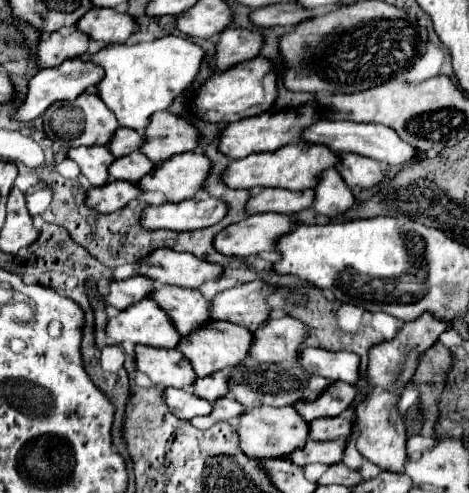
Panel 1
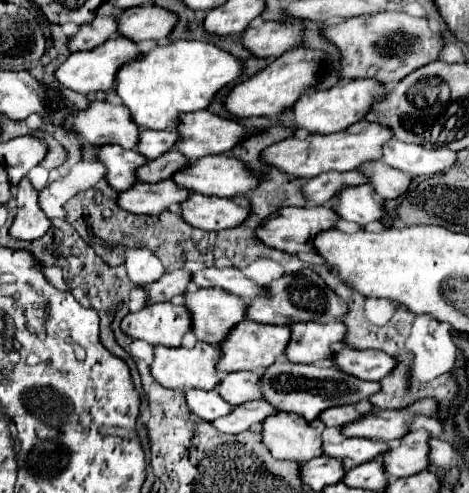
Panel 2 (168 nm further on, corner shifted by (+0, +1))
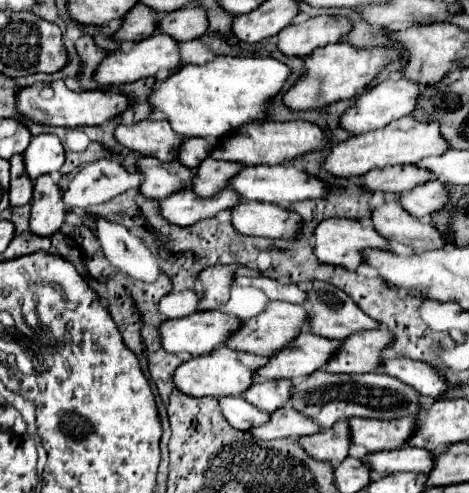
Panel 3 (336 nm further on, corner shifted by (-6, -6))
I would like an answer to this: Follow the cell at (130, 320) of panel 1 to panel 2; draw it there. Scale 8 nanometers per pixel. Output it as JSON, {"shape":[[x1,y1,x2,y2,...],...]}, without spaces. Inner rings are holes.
{"shape":[[154,303,138,313,128,313,122,321,122,331,132,339,144,339,150,345,180,347,182,337,190,333,190,311,184,305]]}

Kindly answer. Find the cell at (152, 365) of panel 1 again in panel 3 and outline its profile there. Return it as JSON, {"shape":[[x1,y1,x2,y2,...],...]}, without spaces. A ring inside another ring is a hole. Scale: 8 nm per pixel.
{"shape":[[216,348,210,354,204,356,194,356,186,362,182,362,172,380,180,392,186,396,240,396,244,388,252,384,252,372,260,366,264,366,268,358,262,356,248,356,246,352,236,352,230,348]]}

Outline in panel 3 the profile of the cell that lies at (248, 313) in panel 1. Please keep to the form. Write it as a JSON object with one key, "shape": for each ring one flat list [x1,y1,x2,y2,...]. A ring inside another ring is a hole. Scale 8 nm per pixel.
{"shape":[[316,282,316,286,312,290,306,292,306,310,308,310,308,330,324,336,324,338,336,338,342,340,346,336,350,336,352,332,360,332,360,330,372,330,378,326,376,320,372,320,370,316,366,316,354,302,350,296,346,296,342,290,338,290,336,286,328,284,328,282]]}

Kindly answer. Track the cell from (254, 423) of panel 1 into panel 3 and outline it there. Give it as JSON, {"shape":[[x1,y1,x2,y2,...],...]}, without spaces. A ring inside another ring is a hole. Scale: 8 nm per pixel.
{"shape":[[336,422,332,428,324,432,316,432,310,436,298,438,298,444,306,450,306,454,314,460,334,462,338,464,348,456,350,440,348,440,348,424]]}

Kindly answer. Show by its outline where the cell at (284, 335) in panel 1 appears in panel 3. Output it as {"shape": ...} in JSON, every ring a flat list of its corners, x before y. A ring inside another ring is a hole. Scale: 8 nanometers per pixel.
{"shape":[[384,328,354,332,344,338,340,348,332,352,330,360,322,366,326,372,372,372,380,364,380,352,392,342,392,334]]}

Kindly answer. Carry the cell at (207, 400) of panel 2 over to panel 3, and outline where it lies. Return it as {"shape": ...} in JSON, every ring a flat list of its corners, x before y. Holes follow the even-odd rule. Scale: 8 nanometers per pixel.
{"shape":[[220,396,218,404,228,424,238,430,246,430,256,424,264,424,264,420,268,420,266,412,260,412,240,396]]}

